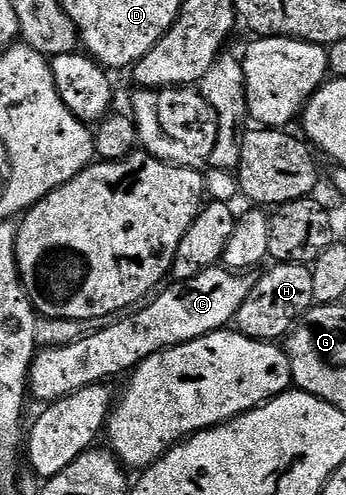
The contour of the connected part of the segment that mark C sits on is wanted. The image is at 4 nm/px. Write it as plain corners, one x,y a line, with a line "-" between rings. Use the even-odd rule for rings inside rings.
221,265
209,267
190,279
170,282
166,291
158,290
136,313
114,318
103,329
73,343
38,350
29,369
28,394
48,405
93,383
105,383
112,375
124,376
144,359
163,349
228,328
251,293
255,282
254,276
251,276
230,271

